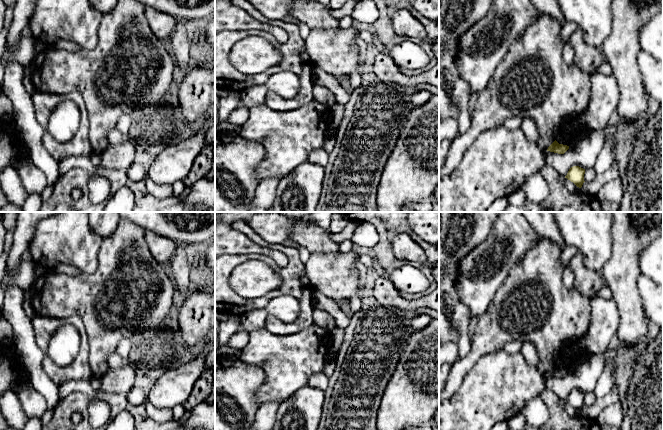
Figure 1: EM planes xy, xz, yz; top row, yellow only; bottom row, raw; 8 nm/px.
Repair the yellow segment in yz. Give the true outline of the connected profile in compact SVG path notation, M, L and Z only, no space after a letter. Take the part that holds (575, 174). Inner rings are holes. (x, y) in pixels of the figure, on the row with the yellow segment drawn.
M573 166L569 169L565 178L573 182L577 187L581 188L584 181L585 169L579 166Z

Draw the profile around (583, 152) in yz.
M603 130L589 131L573 141L564 154L546 151L545 164L551 166L560 176L564 177L573 166L587 170L594 167L603 145Z

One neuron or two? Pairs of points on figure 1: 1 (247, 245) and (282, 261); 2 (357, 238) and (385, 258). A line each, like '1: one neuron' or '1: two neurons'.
1: one neuron
2: two neurons

